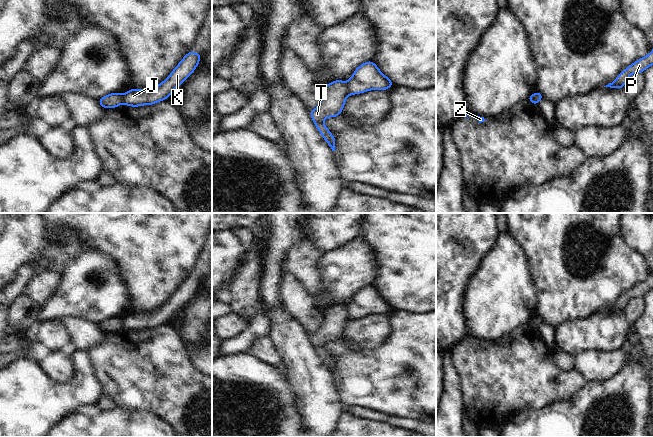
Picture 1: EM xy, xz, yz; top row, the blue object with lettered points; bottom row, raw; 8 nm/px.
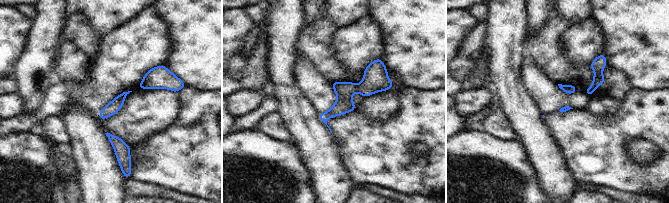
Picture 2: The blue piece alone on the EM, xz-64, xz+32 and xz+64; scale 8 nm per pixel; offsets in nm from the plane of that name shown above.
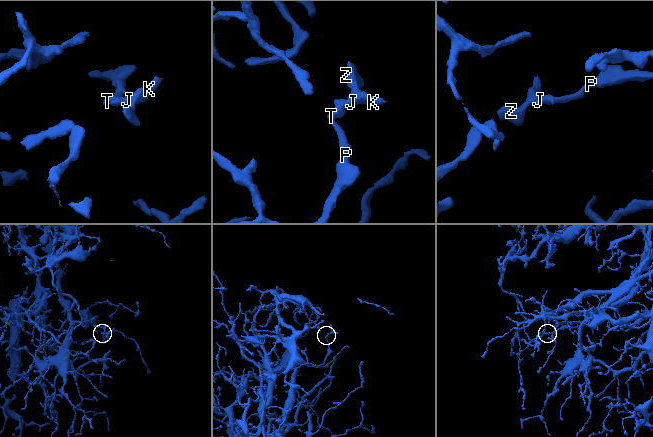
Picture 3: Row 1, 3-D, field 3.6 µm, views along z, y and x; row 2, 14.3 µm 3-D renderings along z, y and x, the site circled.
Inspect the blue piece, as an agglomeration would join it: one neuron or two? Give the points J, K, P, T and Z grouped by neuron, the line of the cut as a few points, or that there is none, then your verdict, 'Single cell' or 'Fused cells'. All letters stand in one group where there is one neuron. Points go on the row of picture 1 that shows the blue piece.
Groups: J K Z / P T. Split along xz (345, 82), (349, 94). Fused cells

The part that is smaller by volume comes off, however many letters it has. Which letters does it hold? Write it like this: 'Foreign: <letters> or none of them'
Foreign: J, K, Z

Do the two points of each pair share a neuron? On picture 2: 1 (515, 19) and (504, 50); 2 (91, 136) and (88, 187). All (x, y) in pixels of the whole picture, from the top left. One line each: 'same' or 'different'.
1: same
2: same

